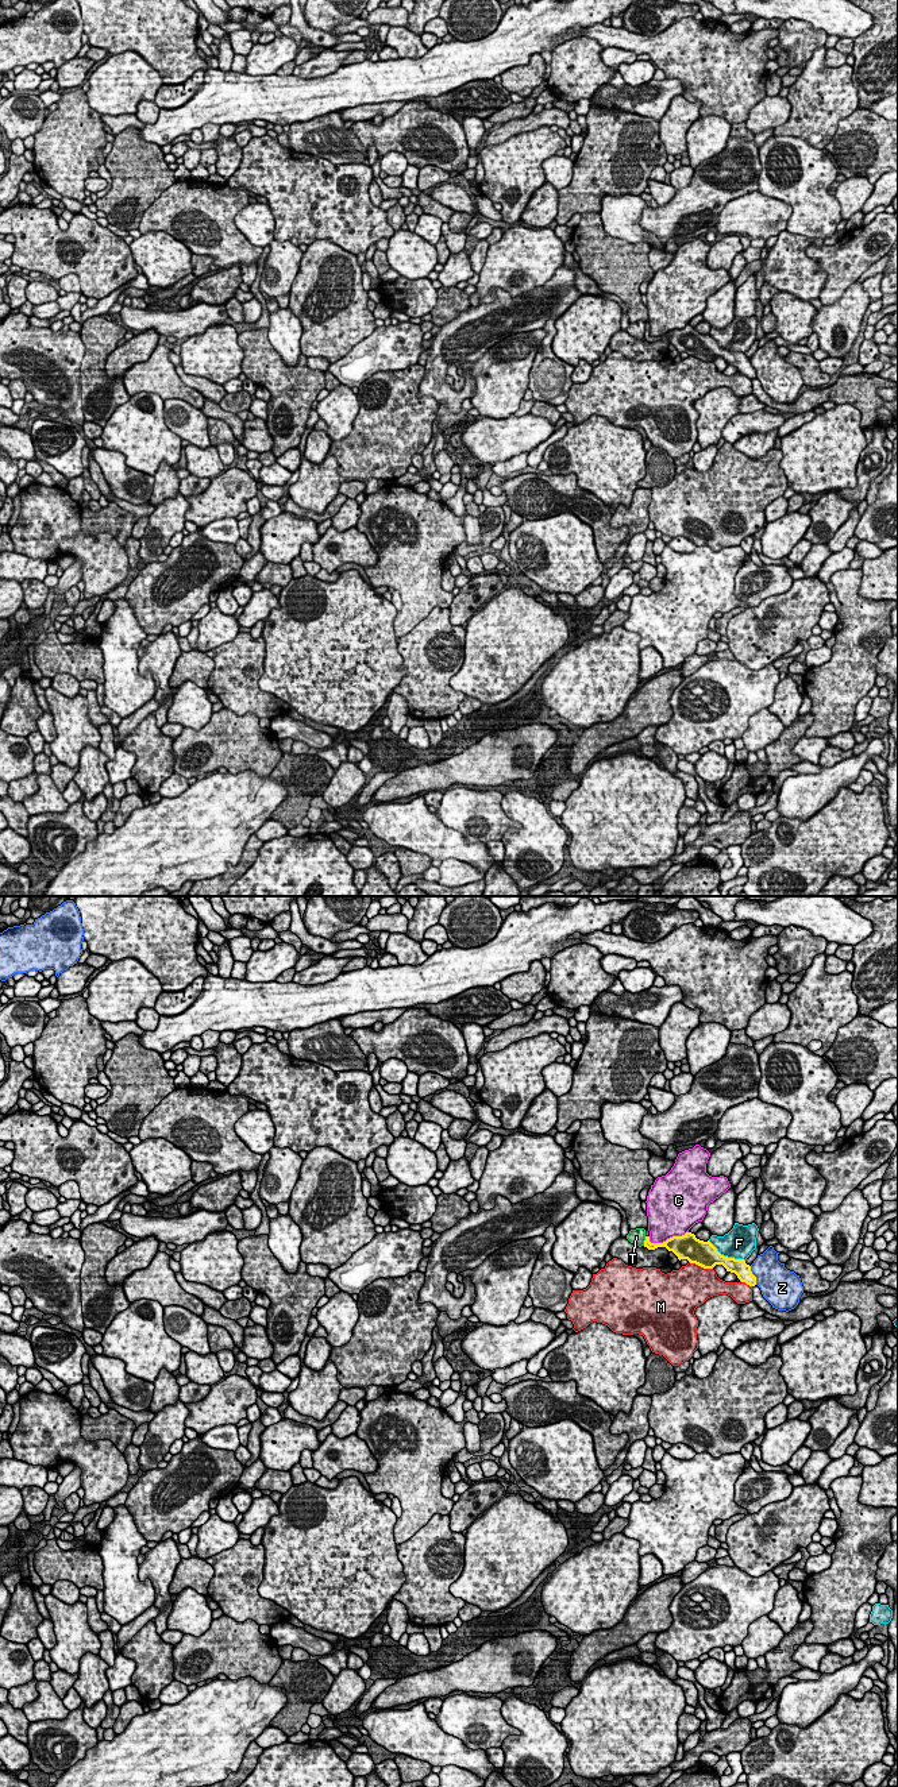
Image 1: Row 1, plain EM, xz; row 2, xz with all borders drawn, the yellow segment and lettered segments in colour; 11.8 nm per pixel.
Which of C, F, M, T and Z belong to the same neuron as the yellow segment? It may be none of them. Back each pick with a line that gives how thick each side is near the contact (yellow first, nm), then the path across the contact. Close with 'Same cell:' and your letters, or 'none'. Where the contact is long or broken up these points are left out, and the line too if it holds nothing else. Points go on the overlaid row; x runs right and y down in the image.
Same cell: none

